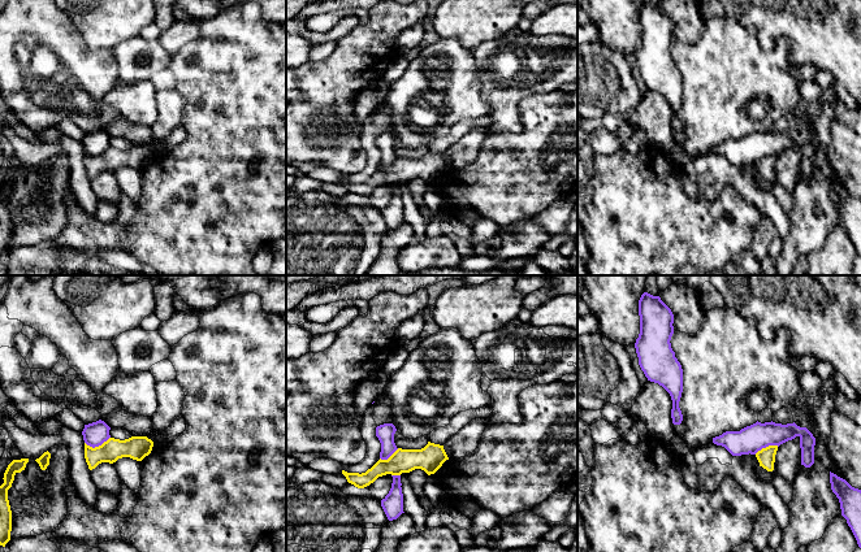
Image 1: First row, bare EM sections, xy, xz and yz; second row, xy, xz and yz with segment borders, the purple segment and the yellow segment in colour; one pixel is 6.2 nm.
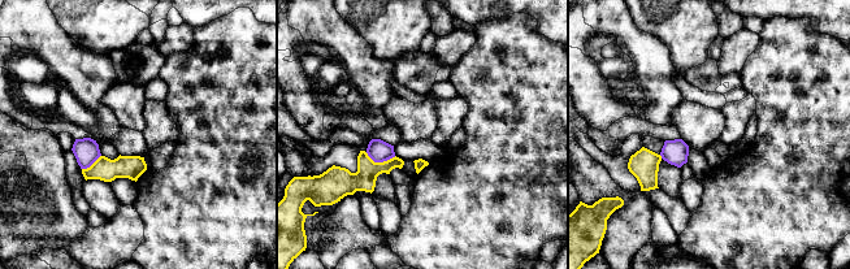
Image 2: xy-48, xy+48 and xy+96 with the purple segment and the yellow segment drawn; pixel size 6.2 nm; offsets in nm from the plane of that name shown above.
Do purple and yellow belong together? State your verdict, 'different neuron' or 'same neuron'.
different neuron

